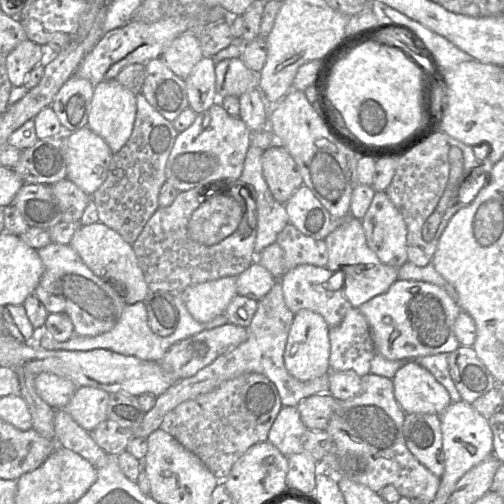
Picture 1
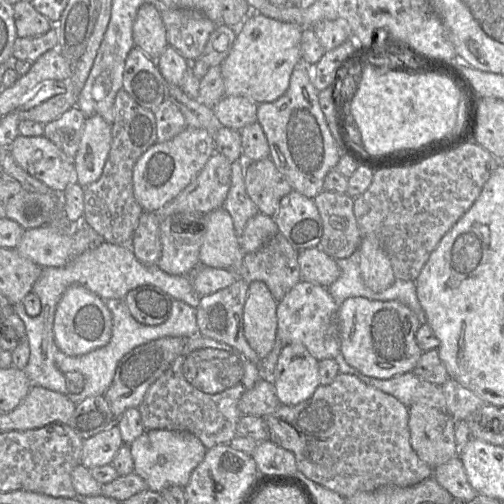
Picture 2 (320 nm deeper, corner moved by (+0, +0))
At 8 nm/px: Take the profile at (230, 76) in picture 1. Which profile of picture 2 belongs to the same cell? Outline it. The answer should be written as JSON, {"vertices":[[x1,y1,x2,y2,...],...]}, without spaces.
{"vertices":[[223,96,212,110,222,126,240,131,257,121,257,106,246,97]]}

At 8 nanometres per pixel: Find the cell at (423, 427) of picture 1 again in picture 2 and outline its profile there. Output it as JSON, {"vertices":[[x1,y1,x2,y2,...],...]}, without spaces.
{"vertices":[[459,456,437,466,433,469,432,476,454,499,461,503,472,501,478,494,469,483]]}

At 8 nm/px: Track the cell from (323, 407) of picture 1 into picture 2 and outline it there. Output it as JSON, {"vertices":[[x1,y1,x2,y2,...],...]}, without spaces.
{"vertices":[[260,378,256,384,247,390,238,402,242,415,263,417,272,413,280,403,273,383]]}

